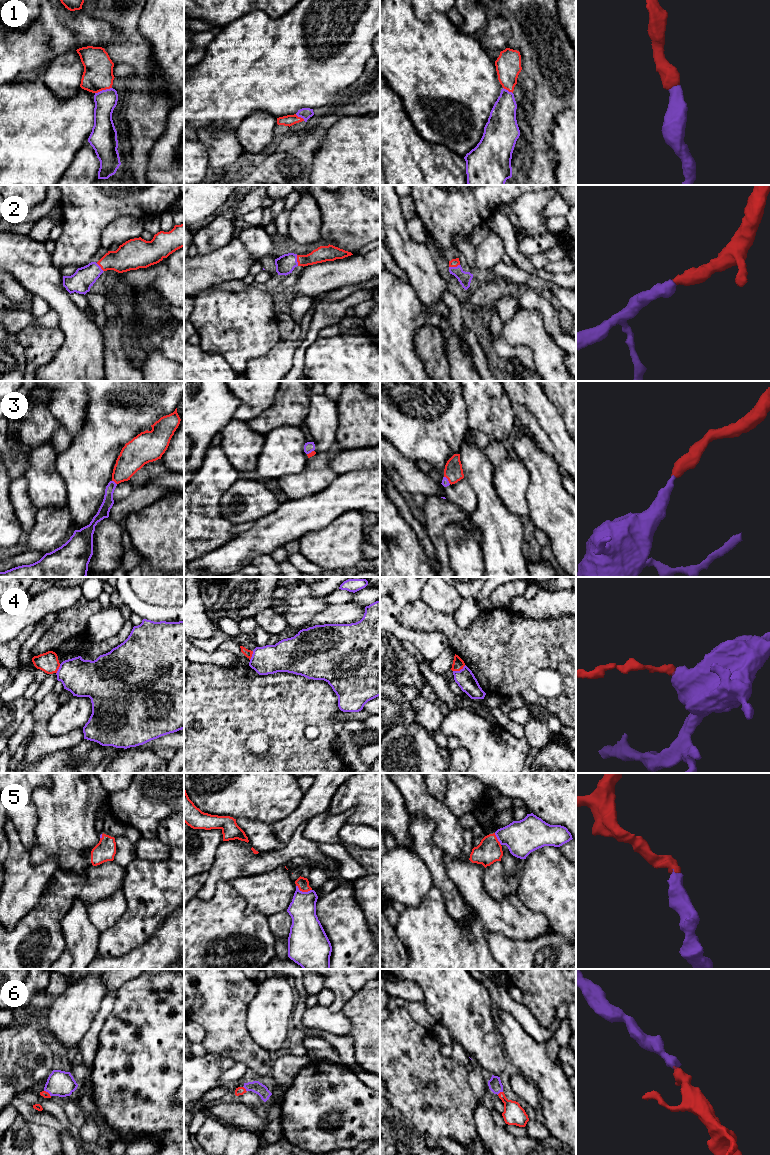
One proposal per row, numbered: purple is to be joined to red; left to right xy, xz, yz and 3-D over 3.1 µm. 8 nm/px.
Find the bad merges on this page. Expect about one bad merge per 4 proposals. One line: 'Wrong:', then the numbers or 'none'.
Wrong: 4

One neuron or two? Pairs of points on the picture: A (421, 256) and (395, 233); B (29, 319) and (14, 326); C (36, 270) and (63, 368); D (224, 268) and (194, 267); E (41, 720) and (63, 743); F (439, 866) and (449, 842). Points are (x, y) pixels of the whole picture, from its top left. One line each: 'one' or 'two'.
A: one
B: one
C: one
D: one
E: one
F: two

